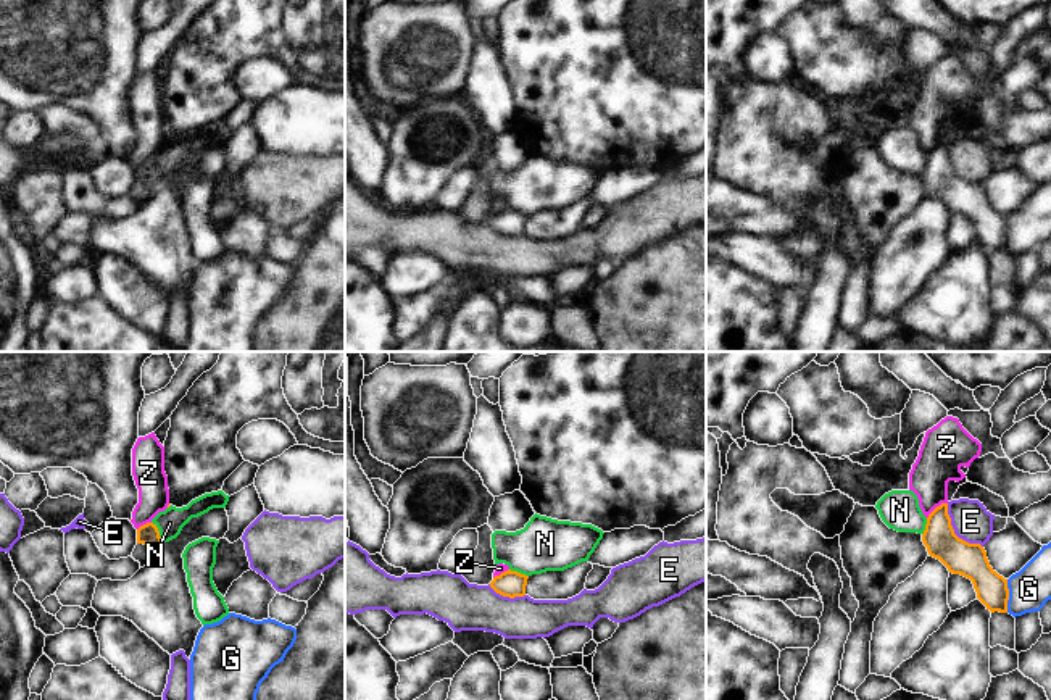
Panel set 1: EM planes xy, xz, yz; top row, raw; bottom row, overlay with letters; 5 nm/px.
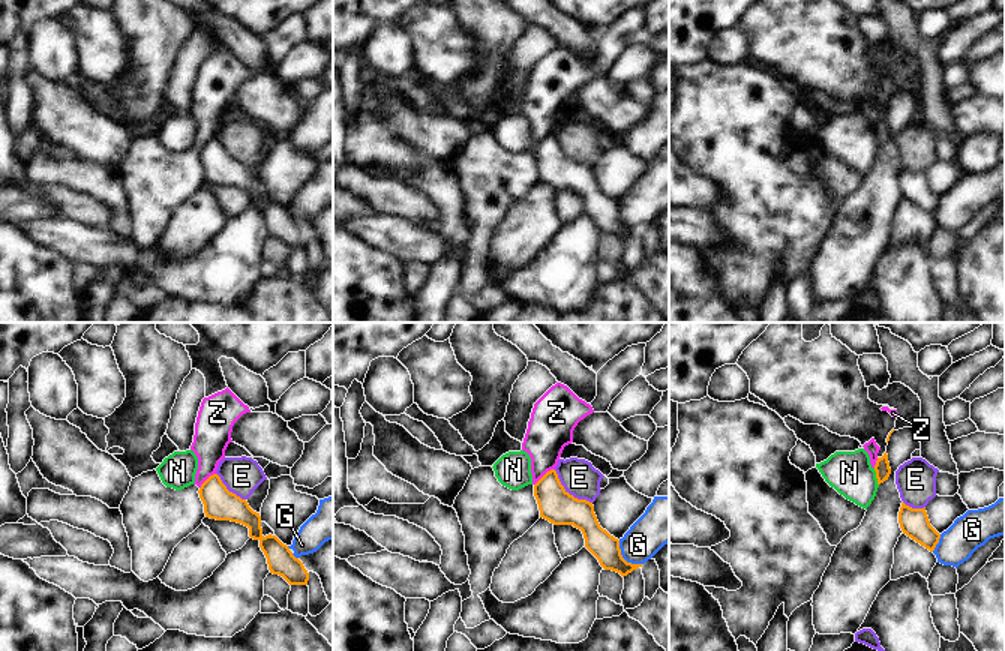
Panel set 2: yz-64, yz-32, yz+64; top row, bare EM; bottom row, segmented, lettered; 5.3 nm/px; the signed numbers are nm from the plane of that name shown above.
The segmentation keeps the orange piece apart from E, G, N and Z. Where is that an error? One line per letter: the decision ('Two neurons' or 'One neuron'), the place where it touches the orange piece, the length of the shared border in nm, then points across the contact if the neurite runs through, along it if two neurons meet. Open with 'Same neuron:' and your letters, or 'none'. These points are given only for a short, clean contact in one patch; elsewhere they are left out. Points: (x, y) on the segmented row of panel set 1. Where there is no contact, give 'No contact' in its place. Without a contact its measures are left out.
Same neuron: none
E: Two neurons. Touches orange at yz (953, 533). Shared border 280 nm. Boundary: yz (947, 504), (953, 531), (959, 537), (977, 542), (982, 547)
G: Two neurons. Touches orange at yz (1008, 595). Shared border 170 nm. Boundary: yz (1006, 579), (1008, 612)
N: Two neurons. Touches orange at xy (158, 531). Shared border 120 nm. Boundary: xy (152, 521), (162, 541)
Z: Two neurons. Touches orange at yz (935, 508). Shared border 130 nm. Boundary: yz (947, 502), (942, 502), (927, 518)

